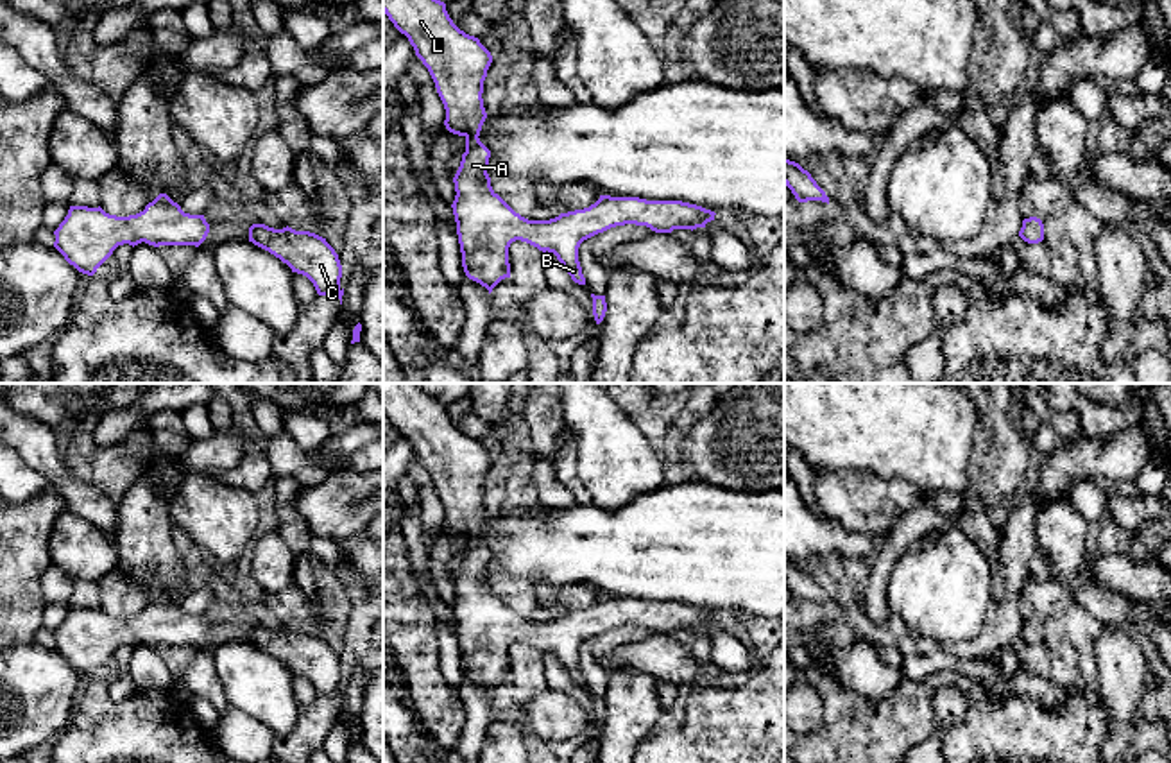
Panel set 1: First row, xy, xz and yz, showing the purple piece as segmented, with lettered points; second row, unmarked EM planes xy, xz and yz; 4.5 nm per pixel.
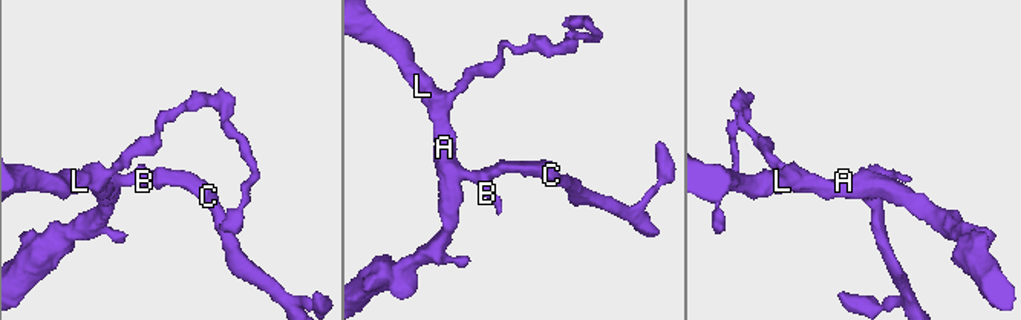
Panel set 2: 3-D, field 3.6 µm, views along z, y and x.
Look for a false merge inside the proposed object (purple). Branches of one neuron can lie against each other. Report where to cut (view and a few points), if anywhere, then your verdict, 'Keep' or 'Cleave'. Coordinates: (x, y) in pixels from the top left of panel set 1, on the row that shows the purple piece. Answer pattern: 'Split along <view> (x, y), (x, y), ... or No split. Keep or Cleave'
No split. Keep

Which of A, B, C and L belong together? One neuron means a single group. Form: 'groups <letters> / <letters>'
groups A B C L

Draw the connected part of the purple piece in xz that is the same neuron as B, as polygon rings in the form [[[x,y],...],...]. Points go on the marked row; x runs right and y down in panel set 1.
[[[383,0],[383,13],[428,68],[446,109],[446,129],[466,138],[466,152],[453,177],[457,195],[451,208],[464,272],[489,294],[510,278],[509,247],[516,240],[553,253],[571,279],[586,285],[578,261],[584,240],[625,224],[671,233],[705,227],[714,220],[714,211],[682,201],[611,195],[550,220],[521,217],[492,190],[487,174],[491,150],[478,138],[487,118],[482,93],[491,52],[453,23],[440,0]]]

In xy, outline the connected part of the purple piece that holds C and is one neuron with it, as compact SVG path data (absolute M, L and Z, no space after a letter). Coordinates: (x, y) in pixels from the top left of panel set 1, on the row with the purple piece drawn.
M252 224L249 242L279 258L292 272L306 276L319 296L338 297L342 304L342 265L326 238L310 231L295 231L288 226L274 229L265 224Z

